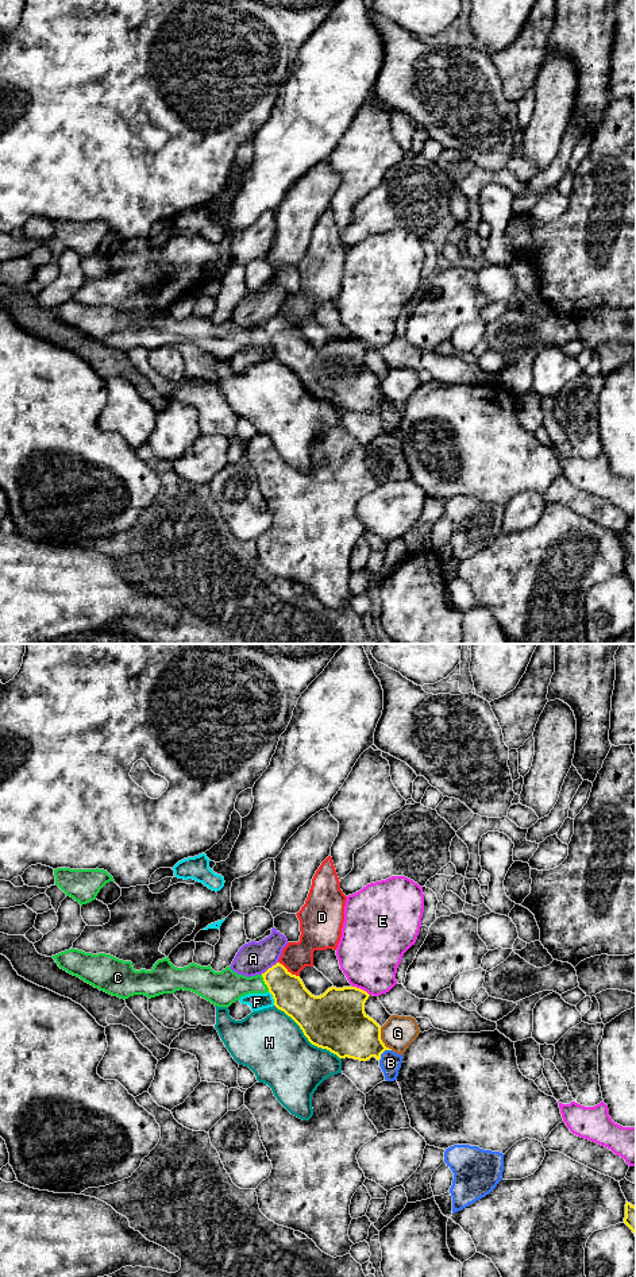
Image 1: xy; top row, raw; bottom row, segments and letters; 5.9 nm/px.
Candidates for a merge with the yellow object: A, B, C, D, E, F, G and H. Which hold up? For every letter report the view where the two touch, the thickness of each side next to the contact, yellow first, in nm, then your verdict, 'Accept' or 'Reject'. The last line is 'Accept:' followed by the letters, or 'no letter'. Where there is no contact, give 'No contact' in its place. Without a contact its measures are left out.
A: Touches yellow in xy. Thickness 200 nm (yellow) against 200 nm. Reject
B: Touches yellow in xy. Thickness 300 nm (yellow) against 130 nm. Reject
C: Touches yellow in xy. Thickness 200 nm (yellow) against 200 nm. Accept
D: Touches yellow in xy. Thickness 200 nm (yellow) against 170 nm. Reject
E: Touches yellow in xy. Thickness 360 nm (yellow) against 380 nm. Reject
F: Touches yellow in xy. Thickness 220 nm (yellow) against 100 nm. Reject
G: Touches yellow in xy. Thickness 320 nm (yellow) against 190 nm. Reject
H: Touches yellow in xy. Thickness 360 nm (yellow) against 380 nm. Reject
Accept: C

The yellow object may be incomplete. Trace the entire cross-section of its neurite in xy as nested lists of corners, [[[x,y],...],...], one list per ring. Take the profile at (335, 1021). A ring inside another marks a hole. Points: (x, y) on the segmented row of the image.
[[[73,948],[51,957],[68,973],[124,1000],[134,995],[144,995],[151,999],[184,989],[197,994],[217,1007],[228,1008],[244,995],[270,992],[274,1006],[300,1026],[312,1045],[327,1049],[339,1058],[348,1057],[367,1061],[375,1057],[379,1061],[385,1050],[392,1050],[381,1039],[381,1026],[365,1012],[365,1003],[370,996],[366,991],[356,987],[331,987],[323,995],[315,996],[305,988],[300,976],[292,975],[280,962],[262,975],[247,977],[238,975],[231,967],[221,972],[215,972],[211,965],[201,967],[194,962],[177,968],[170,962],[169,957],[158,960],[151,971],[135,971],[131,961],[123,961],[105,953],[85,953]]]

